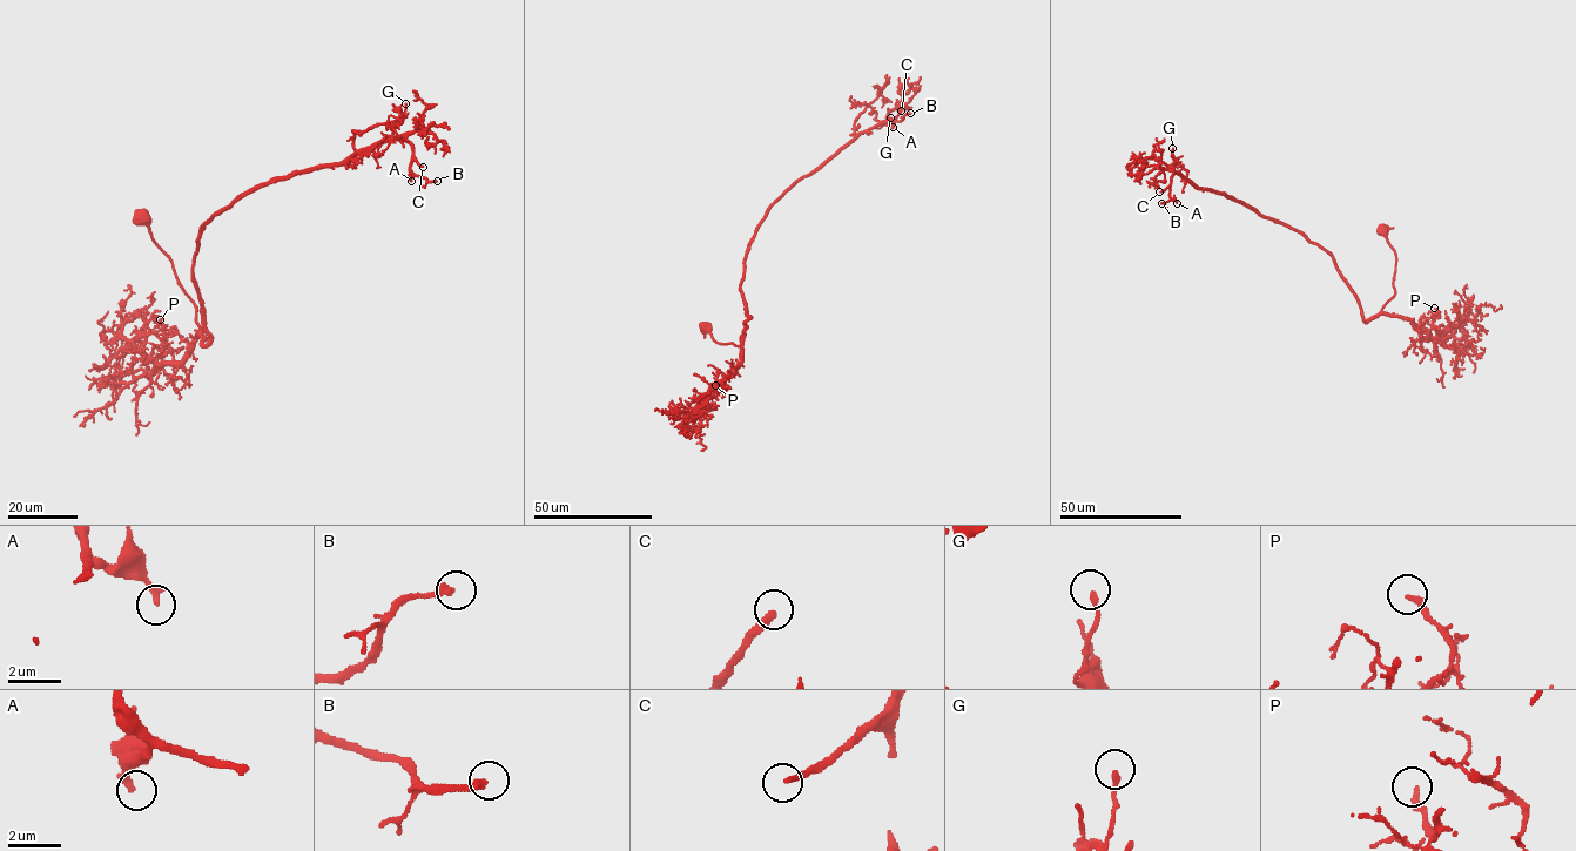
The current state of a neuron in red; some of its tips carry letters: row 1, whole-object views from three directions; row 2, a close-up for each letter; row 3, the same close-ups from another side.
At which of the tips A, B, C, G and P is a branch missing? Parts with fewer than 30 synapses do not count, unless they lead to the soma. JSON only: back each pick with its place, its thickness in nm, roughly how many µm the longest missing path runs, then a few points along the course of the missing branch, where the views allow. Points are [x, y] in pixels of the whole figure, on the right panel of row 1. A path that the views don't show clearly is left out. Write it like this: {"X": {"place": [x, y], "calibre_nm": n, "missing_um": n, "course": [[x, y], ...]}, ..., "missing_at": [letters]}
{"B": {"place": [1162, 203], "calibre_nm": 280, "missing_um": 10}, "C": {"place": [1159, 191], "calibre_nm": 240, "missing_um": 15, "course": [[1159, 191], [1135, 191]]}, "missing_at": ["B", "C"]}

